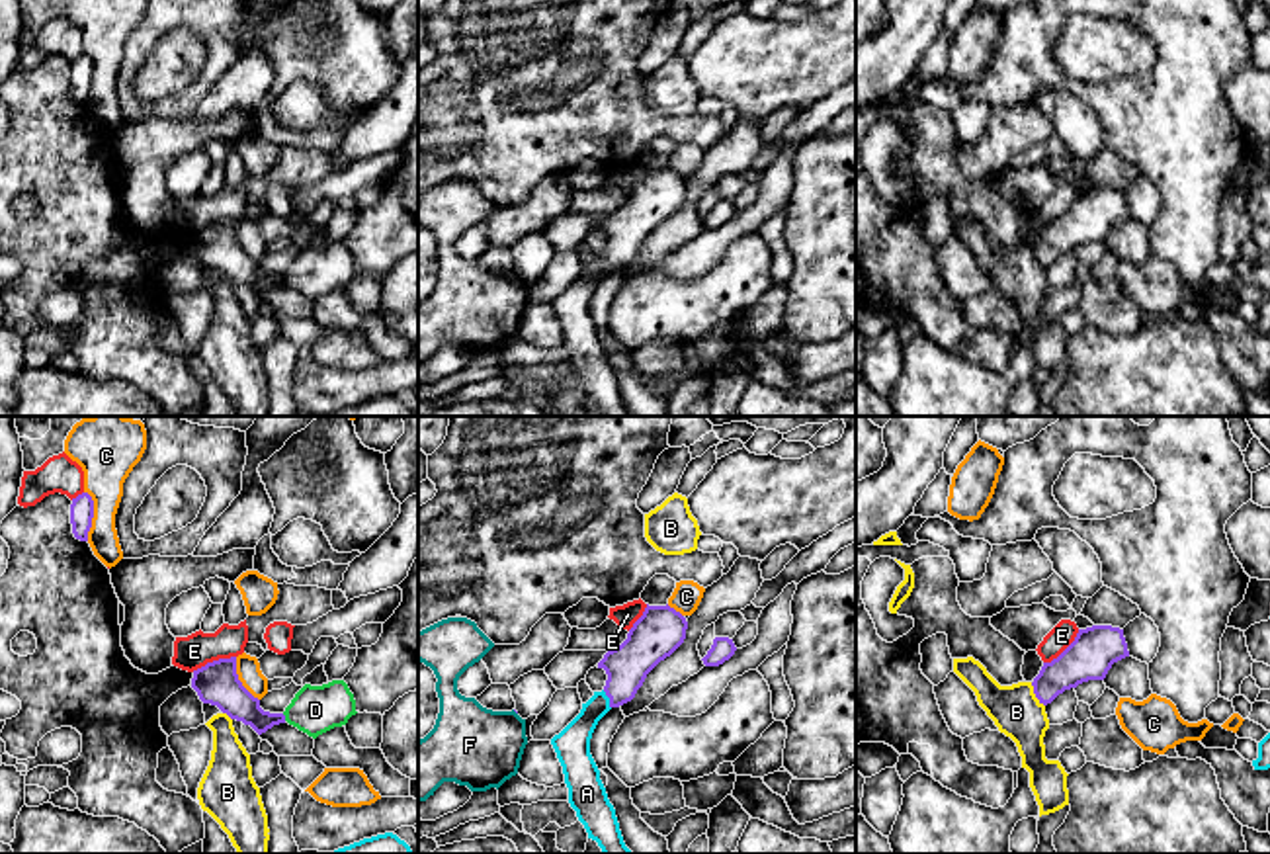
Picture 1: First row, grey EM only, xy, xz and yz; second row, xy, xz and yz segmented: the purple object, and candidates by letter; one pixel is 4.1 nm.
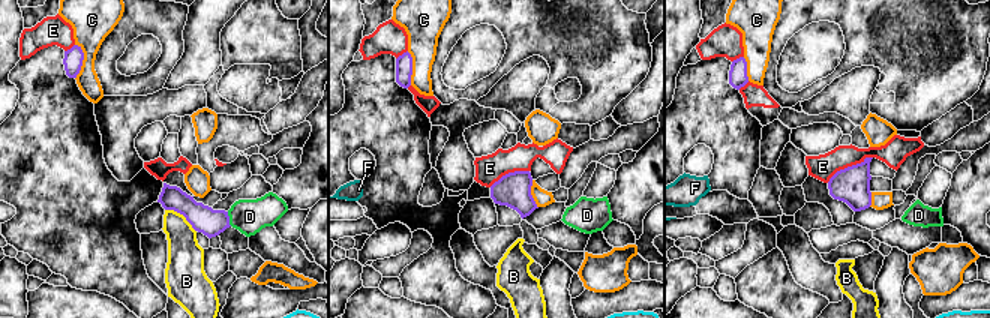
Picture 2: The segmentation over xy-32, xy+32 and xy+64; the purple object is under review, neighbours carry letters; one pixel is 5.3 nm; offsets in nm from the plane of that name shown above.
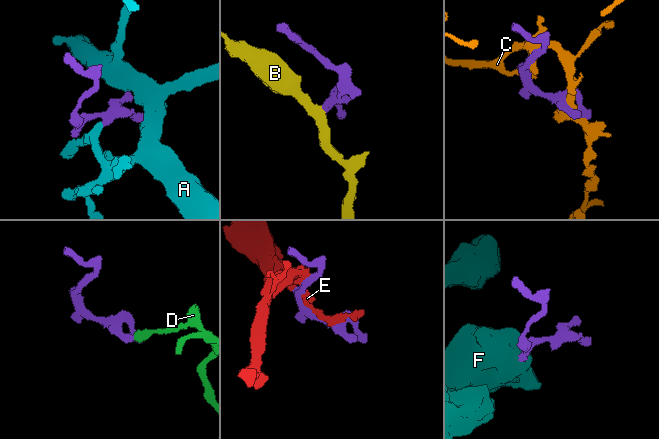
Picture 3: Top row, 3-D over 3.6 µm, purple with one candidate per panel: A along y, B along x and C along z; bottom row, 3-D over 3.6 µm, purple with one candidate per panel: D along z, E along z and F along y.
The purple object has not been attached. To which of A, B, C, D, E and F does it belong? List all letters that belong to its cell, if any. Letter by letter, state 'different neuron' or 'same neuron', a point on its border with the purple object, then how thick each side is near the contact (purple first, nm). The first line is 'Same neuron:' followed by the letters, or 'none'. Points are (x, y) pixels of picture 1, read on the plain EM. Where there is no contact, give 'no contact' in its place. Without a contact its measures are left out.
Same neuron: A
A: same neuron; contact xz (610, 262); calibres 180 and 140 nm
B: different neuron; contact yz (1036, 256); calibres 180 and 200 nm
C: different neuron; contact xy (92, 79); calibres 100 and 200 nm
D: different neuron; contact xy (284, 280); calibres 140 and 200 nm
E: different neuron; contact xy (213, 223); calibres 180 and 140 nm
F: different neuron; no contact

